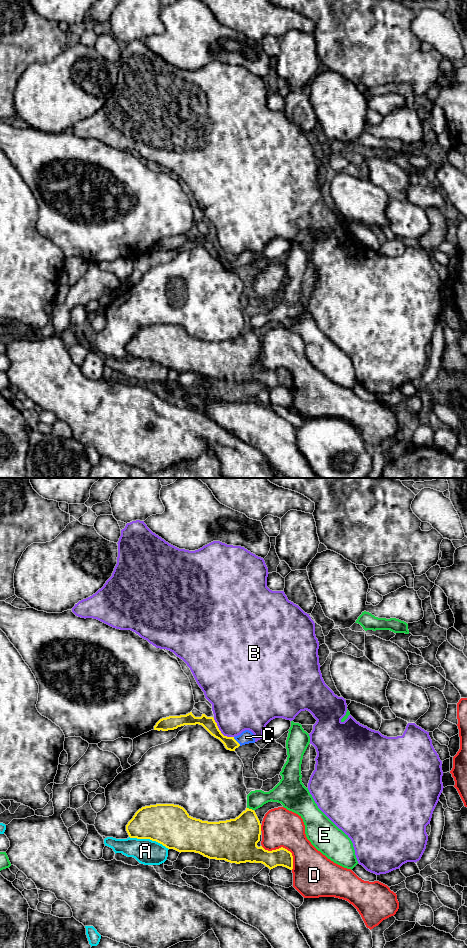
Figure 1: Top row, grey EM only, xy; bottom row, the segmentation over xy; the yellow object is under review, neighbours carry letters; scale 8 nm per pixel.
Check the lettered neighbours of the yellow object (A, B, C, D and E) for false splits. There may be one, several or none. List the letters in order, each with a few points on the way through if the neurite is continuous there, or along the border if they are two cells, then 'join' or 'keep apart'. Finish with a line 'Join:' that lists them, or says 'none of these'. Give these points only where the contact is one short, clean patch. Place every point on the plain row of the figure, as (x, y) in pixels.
A: keep apart
B: keep apart
C: way xy (210, 245), (223, 259), (236, 261), (246, 257); join
D: keep apart
E: keep apart
Join: C

